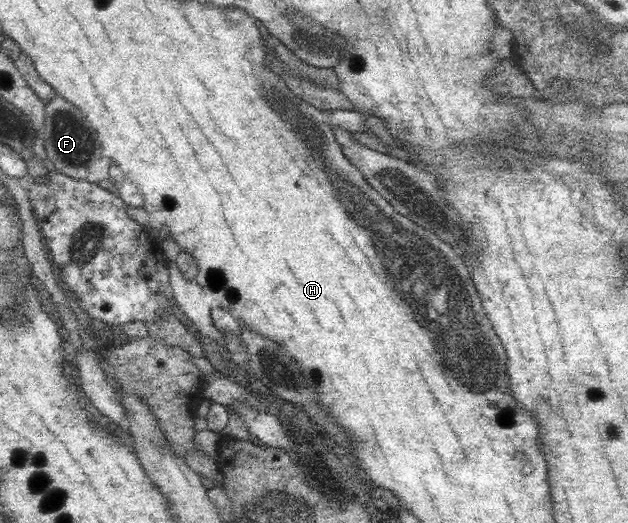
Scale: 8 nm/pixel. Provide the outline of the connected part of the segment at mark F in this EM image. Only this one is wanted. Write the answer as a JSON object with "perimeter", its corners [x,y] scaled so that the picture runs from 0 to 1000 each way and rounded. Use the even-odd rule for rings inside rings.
{"perimeter":[[[89,182],[72,201],[67,260],[72,268],[72,296],[78,312],[86,314],[88,327],[118,344],[137,344],[146,352],[174,342],[178,310],[162,293],[162,275],[156,268],[153,247],[115,195]]]}

